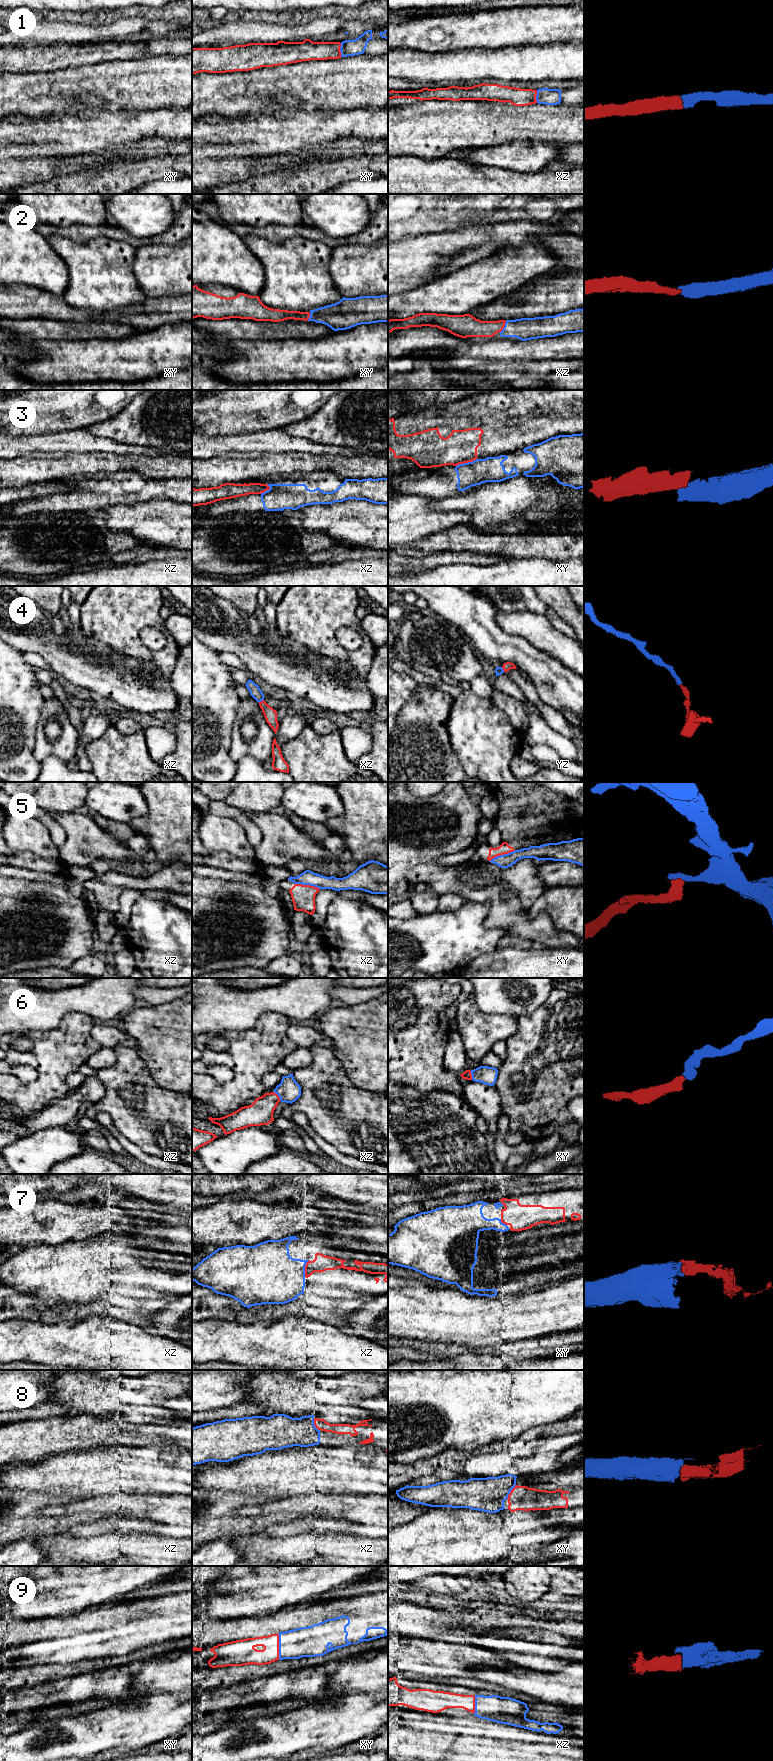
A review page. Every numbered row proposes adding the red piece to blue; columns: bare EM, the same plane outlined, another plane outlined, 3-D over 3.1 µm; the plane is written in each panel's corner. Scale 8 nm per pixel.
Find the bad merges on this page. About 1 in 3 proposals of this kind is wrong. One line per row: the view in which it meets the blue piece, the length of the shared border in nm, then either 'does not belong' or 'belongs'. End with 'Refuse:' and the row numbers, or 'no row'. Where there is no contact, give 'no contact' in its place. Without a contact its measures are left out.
1: contact in xy; length 110 nm; belongs
2: contact in xz; length 110 nm; belongs
3: contact in xy; length 180 nm; does not belong
4: contact in xz; length 50 nm; belongs
5: contact in xy; length 240 nm; belongs
6: contact in xz; length 100 nm; belongs
7: contact in xz; length 140 nm; belongs
8: contact in xy; length 140 nm; belongs
9: contact in xy; length 200 nm; belongs
Refuse: 3

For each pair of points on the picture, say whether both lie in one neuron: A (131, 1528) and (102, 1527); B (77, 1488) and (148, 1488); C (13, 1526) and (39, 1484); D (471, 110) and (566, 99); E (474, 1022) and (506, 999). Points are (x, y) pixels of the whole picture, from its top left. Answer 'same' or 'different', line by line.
A: same
B: same
C: different
D: different
E: different

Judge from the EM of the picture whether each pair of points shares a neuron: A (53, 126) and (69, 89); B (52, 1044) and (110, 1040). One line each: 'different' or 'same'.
A: different
B: different

